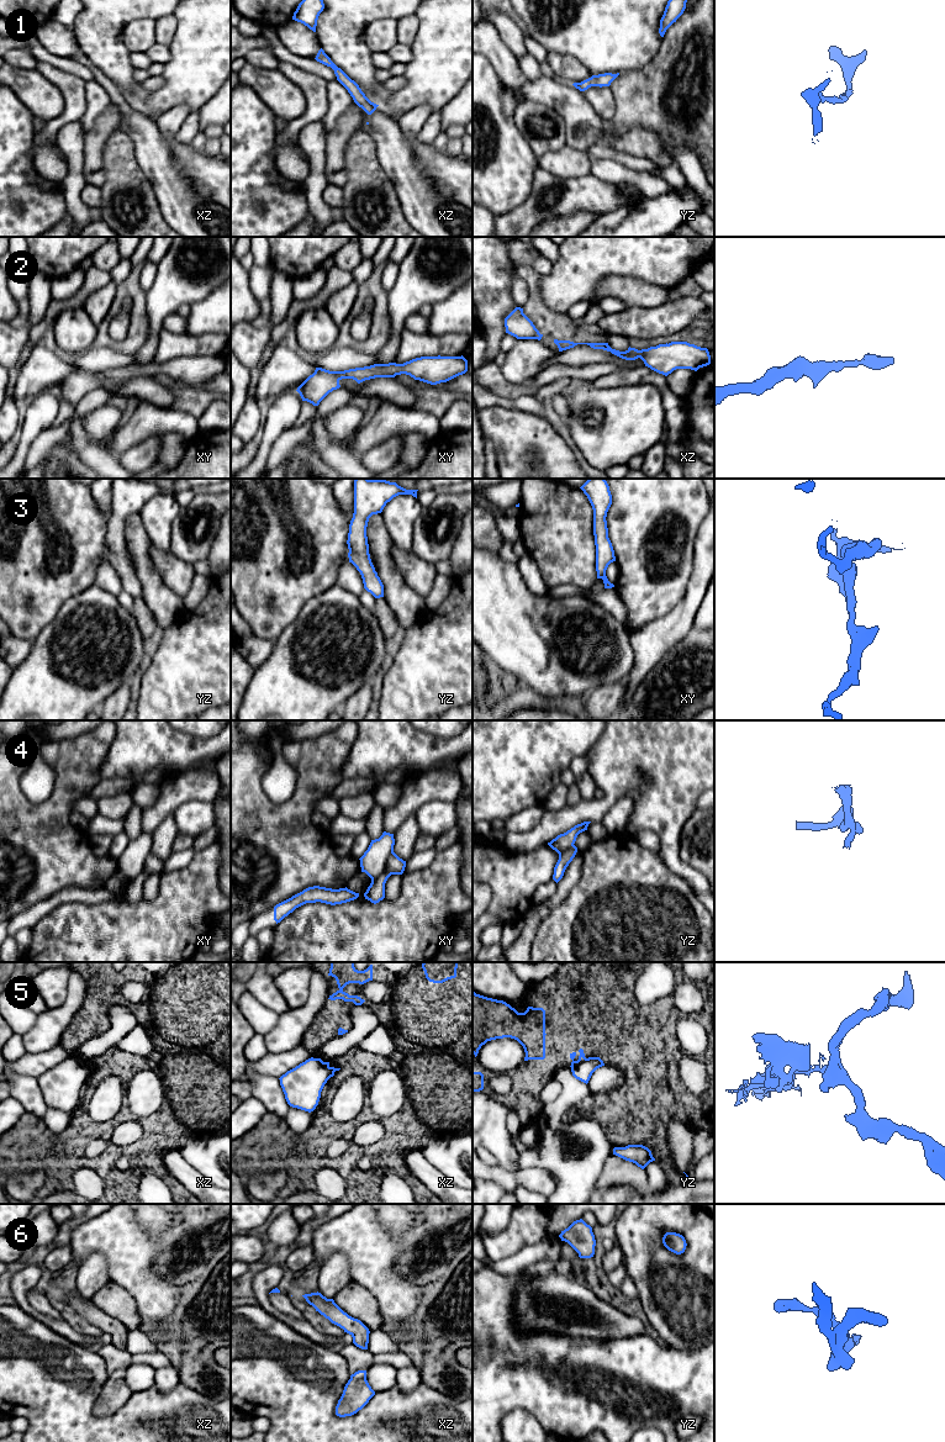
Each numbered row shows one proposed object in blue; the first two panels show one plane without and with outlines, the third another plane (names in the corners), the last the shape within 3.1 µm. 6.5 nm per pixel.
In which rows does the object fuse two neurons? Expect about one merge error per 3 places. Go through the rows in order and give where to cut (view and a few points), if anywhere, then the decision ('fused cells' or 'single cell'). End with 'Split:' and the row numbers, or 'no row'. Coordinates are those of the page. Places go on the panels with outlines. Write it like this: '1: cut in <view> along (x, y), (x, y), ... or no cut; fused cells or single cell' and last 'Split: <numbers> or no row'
1: no cut; single cell
2: no cut; single cell
3: no cut; single cell
4: cut in xy along (392, 850), (385, 869), (371, 880); fused cells
5: cut in yz along (586, 1058), (571, 1067); fused cells
6: no cut; single cell
Split: 4, 5

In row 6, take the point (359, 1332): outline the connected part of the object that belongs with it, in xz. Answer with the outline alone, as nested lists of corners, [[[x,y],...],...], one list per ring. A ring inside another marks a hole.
[[[318,1292],[305,1294],[302,1296],[316,1309],[316,1311],[328,1319],[332,1324],[343,1329],[344,1332],[349,1333],[357,1347],[368,1349],[370,1331],[360,1320],[349,1316],[333,1299],[327,1299]]]

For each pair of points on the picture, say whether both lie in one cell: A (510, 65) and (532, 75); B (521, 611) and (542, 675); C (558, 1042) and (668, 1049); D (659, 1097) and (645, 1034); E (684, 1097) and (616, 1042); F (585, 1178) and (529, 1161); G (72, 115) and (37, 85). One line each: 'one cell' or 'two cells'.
A: two cells
B: one cell
C: one cell
D: one cell
E: one cell
F: one cell
G: two cells

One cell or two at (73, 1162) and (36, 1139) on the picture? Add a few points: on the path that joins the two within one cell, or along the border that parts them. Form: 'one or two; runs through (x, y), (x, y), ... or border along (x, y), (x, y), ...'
one; runs through (64, 1155), (52, 1153), (45, 1147)

